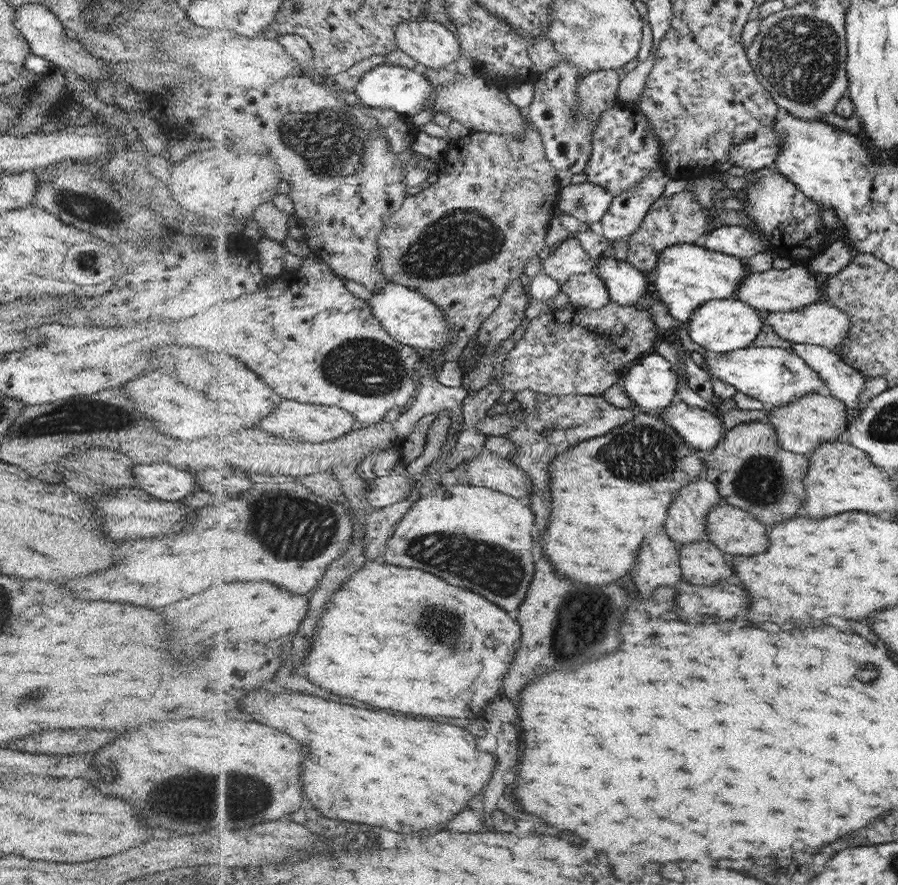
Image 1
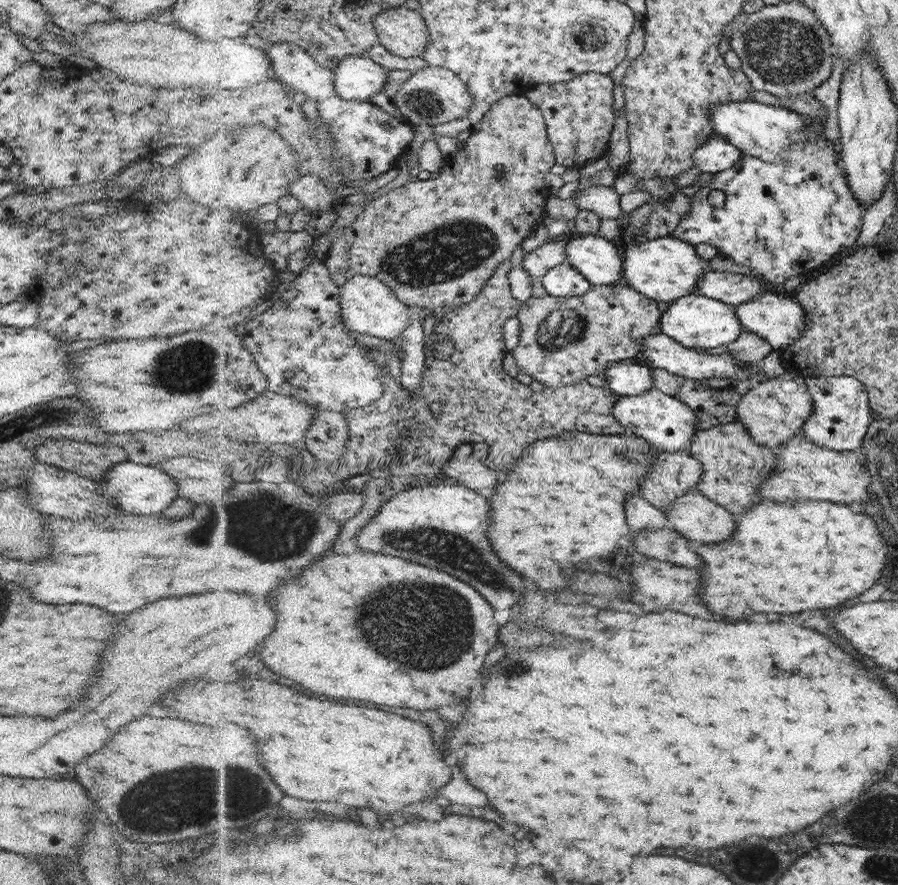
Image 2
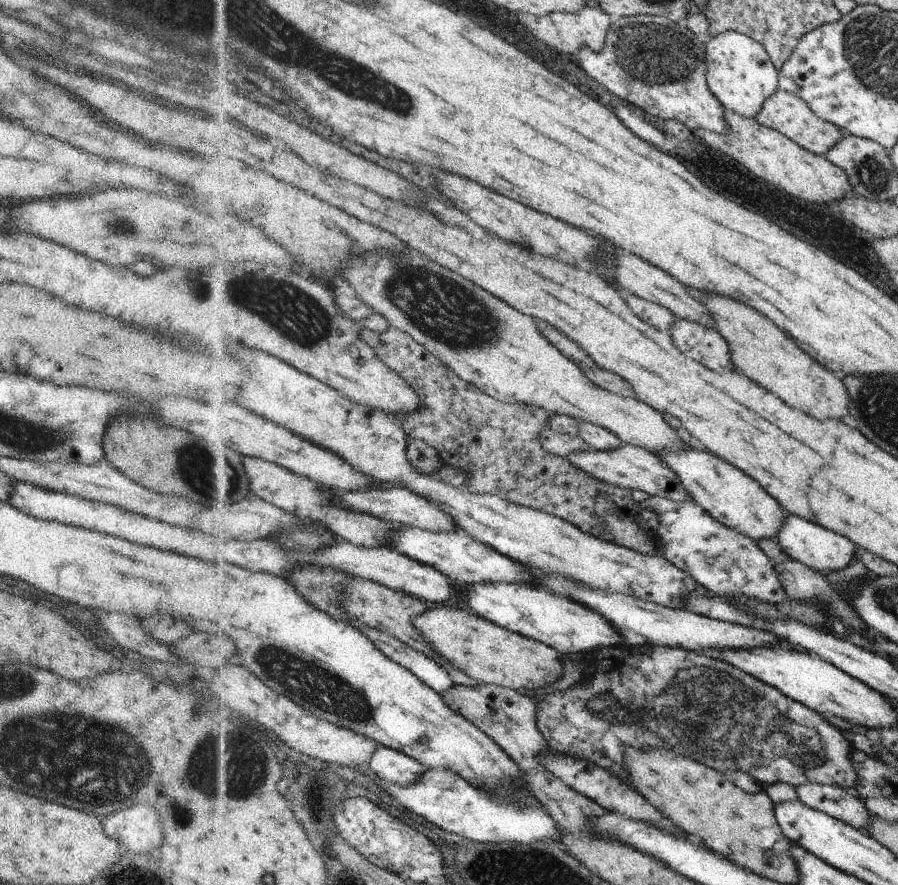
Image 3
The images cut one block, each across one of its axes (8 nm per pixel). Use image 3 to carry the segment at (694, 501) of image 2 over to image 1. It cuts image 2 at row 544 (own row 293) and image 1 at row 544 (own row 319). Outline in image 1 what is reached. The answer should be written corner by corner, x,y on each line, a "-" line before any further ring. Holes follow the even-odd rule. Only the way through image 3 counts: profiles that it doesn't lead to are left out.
718,502
706,515
706,540
728,554
758,554
766,550
766,526
726,502

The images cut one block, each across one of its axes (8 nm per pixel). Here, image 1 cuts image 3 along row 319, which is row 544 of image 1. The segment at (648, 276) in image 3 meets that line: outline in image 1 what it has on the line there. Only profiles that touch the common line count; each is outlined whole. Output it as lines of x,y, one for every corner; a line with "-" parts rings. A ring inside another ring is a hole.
706,539
678,546
678,558
682,577
695,585
710,585
718,581
728,582
734,568
719,548

